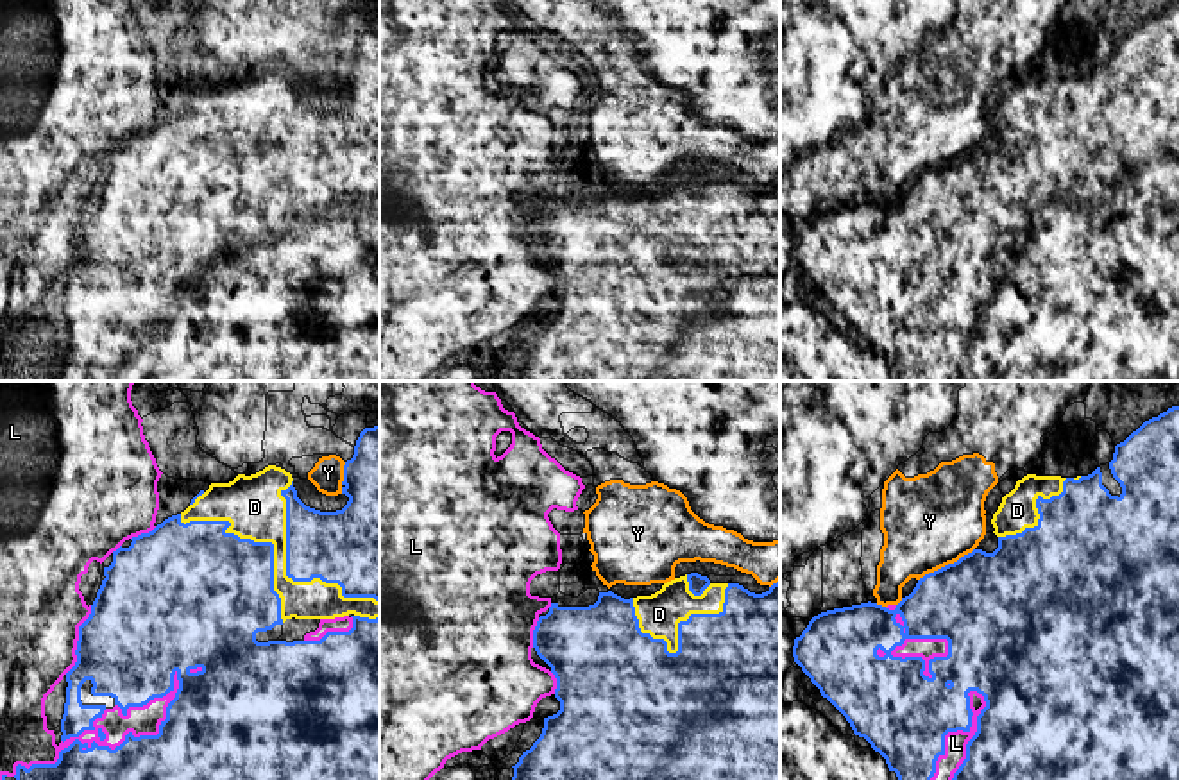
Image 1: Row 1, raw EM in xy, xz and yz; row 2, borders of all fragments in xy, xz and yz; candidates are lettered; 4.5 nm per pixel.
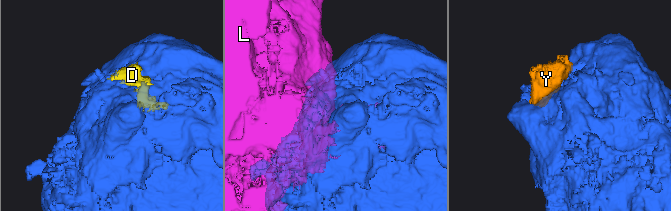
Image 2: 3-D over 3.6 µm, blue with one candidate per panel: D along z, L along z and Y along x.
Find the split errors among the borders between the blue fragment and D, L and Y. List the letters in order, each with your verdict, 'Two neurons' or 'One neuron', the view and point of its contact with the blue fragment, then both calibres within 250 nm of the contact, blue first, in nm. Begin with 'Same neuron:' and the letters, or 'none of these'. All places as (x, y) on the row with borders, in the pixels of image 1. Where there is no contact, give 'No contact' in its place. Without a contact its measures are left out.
Same neuron: D
D: One neuron. Touches blue at xy (288, 577). Thickness 320 nm (blue) against 180 nm
L: Two neurons. Touches blue at xy (110, 748). Thickness 420 nm (blue) against 130 nm
Y: Two neurons. Touches blue at yz (945, 566). Thickness 460 nm (blue) against 420 nm

